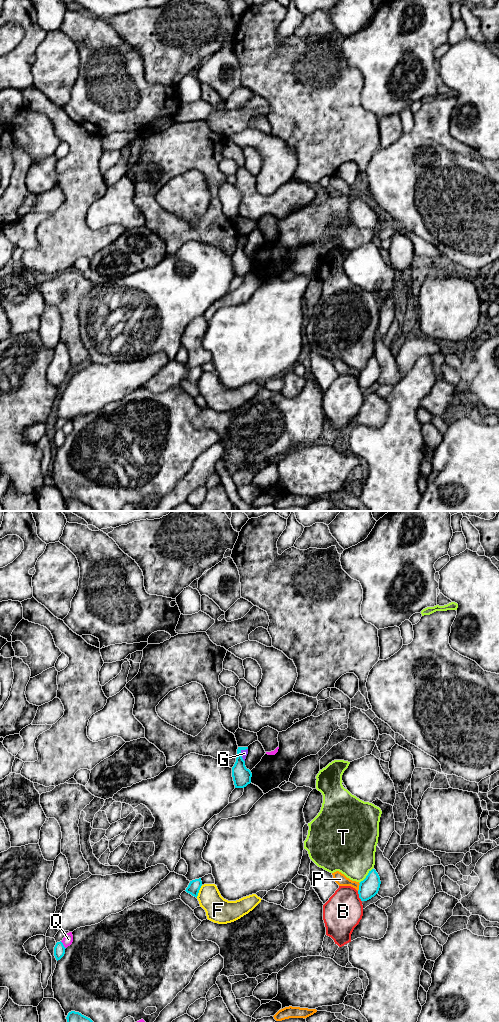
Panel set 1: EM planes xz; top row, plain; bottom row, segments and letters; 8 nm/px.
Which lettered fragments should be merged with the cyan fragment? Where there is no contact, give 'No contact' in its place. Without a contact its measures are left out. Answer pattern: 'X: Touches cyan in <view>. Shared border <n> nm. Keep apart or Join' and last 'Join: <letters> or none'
B: Touches cyan in xz. Shared border 90 nm. Keep apart
F: Touches cyan in xz. Shared border 120 nm. Keep apart
G: Touches cyan in xz. Shared border 110 nm. Keep apart
P: Touches cyan in xz. Shared border 70 nm. Keep apart
Q: Touches cyan in xz. Shared border 80 nm. Keep apart
T: Touches cyan in xz. Shared border 170 nm. Keep apart
Join: none

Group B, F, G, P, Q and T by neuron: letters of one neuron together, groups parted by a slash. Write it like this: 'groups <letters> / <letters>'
groups B / F / G / P / Q / T

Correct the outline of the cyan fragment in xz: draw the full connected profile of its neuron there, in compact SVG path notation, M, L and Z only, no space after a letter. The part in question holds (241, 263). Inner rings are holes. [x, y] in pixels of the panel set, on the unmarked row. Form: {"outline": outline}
{"outline": "M238 235L237 246L234 254L232 255L232 265L235 276L244 276L251 271L252 261L245 254L245 249L241 244L241 239L246 238L248 235Z"}

